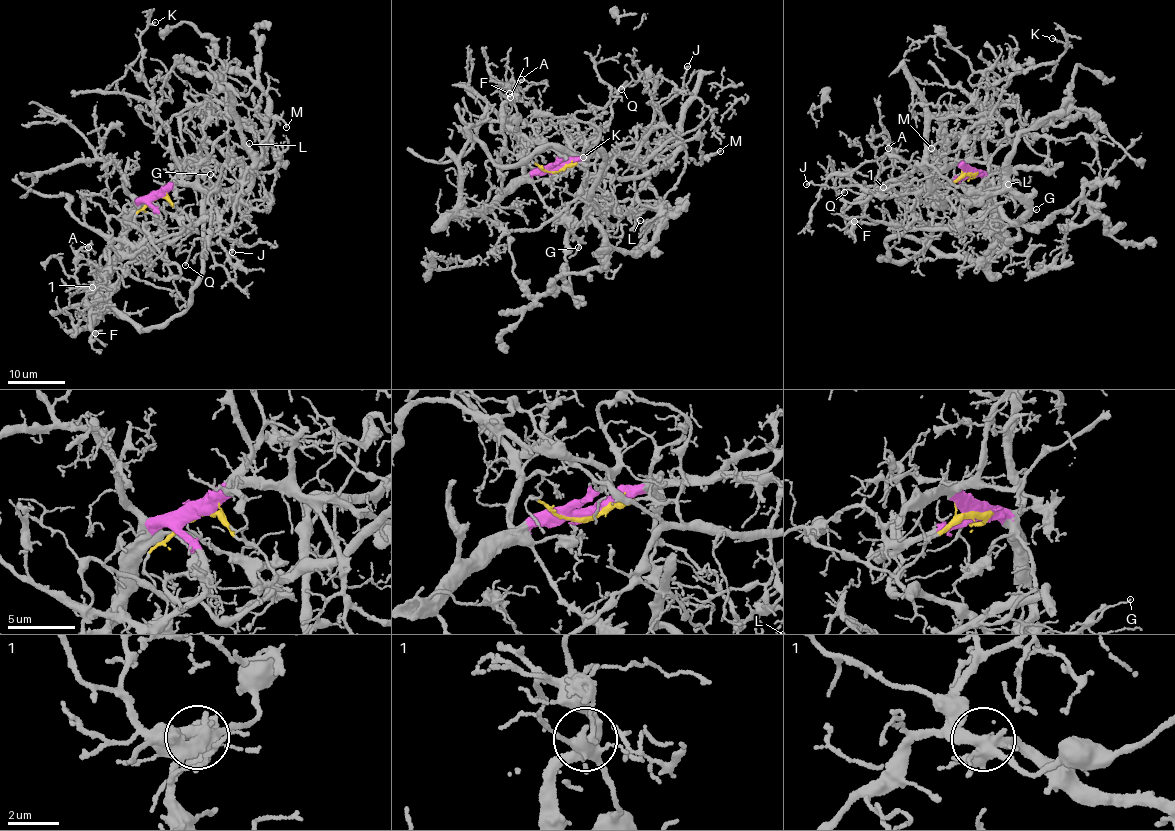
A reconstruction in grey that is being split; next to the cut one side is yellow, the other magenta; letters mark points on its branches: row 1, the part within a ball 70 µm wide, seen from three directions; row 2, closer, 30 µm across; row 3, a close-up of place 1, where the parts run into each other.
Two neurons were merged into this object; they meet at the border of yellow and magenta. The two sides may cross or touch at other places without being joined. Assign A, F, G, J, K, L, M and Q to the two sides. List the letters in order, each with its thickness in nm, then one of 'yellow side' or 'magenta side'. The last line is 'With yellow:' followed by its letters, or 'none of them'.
A: 200 nm thick; magenta side
F: 150 nm thick; magenta side
G: 90 nm thick; magenta side
J: 170 nm thick; yellow side
K: 120 nm thick; magenta side
L: 90 nm thick; yellow side
M: 150 nm thick; yellow side
Q: 120 nm thick; yellow side
With yellow: J, L, M, Q

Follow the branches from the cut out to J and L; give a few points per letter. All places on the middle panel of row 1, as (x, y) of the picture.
J: (556, 169), (593, 164), (624, 178), (662, 165), (677, 142), (664, 134), (658, 105), (680, 89), (688, 66)
L: (556, 169), (593, 164), (596, 172), (624, 178), (649, 172), (678, 150), (685, 151), (680, 179), (640, 220)

